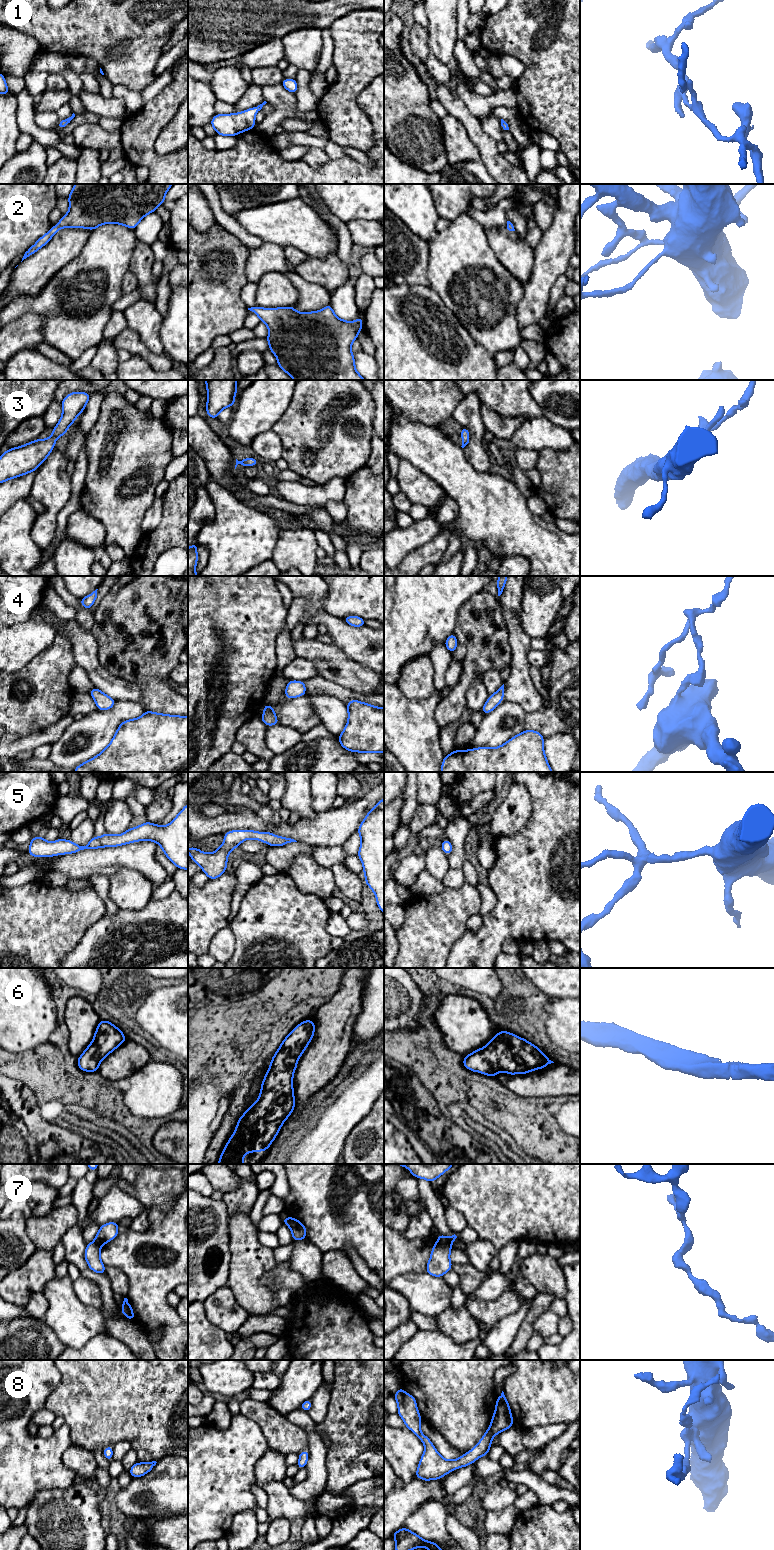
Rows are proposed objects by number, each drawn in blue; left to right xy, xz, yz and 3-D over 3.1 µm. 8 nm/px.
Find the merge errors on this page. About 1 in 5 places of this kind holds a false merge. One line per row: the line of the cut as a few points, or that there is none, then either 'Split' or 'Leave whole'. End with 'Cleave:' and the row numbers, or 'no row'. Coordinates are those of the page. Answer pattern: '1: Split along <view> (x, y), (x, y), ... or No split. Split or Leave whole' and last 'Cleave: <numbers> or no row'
1: No split. Leave whole
2: No split. Leave whole
3: No split. Leave whole
4: No split. Leave whole
5: No split. Leave whole
6: No split. Leave whole
7: Split along yz (438, 1240), (445, 1241), (450, 1245). Split
8: No split. Leave whole
Cleave: 7

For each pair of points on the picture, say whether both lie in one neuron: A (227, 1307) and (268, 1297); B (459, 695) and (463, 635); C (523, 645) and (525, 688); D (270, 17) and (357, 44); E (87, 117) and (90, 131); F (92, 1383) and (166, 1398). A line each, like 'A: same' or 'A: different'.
A: different
B: same
C: same
D: different
E: different
F: same

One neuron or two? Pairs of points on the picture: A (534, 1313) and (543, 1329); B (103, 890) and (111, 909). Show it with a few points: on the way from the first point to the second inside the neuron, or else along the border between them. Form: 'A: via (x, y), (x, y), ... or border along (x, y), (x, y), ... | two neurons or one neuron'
A: border along (549, 1308), (534, 1321), (533, 1332) | two neurons
B: via (104, 895), (109, 904) | one neuron

